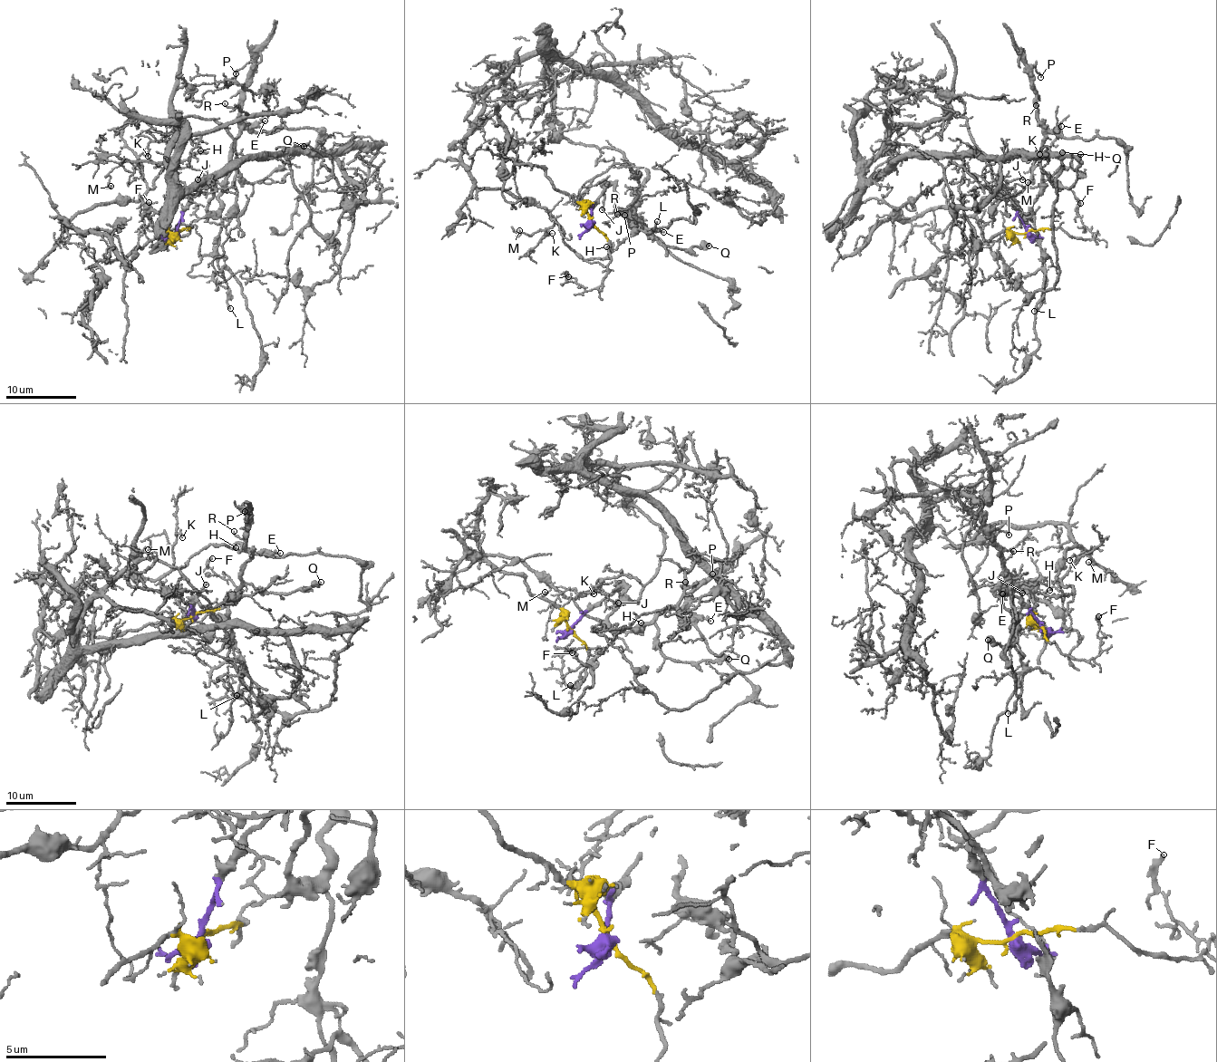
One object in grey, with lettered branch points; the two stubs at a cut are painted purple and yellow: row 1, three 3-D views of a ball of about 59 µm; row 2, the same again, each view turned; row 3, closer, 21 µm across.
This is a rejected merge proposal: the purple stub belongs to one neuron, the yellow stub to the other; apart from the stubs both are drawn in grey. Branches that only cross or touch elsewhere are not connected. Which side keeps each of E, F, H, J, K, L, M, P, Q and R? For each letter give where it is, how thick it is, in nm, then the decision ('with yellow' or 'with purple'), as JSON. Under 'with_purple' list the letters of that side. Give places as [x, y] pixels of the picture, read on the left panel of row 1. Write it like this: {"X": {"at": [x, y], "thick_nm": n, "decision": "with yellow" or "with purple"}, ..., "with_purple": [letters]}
{"E": {"at": [265, 120], "thick_nm": 160, "decision": "with purple"}, "F": {"at": [149, 202], "thick_nm": 280, "decision": "with yellow"}, "H": {"at": [200, 150], "thick_nm": 130, "decision": "with yellow"}, "J": {"at": [198, 179], "thick_nm": 170, "decision": "with purple"}, "K": {"at": [148, 156], "thick_nm": 140, "decision": "with yellow"}, "L": {"at": [230, 308], "thick_nm": 170, "decision": "with purple"}, "M": {"at": [111, 186], "thick_nm": 200, "decision": "with yellow"}, "P": {"at": [236, 73], "thick_nm": 140, "decision": "with purple"}, "Q": {"at": [304, 146], "thick_nm": 360, "decision": "with purple"}, "R": {"at": [225, 103], "thick_nm": 160, "decision": "with purple"}, "with_purple": ["E", "J", "L", "P", "Q", "R"]}

